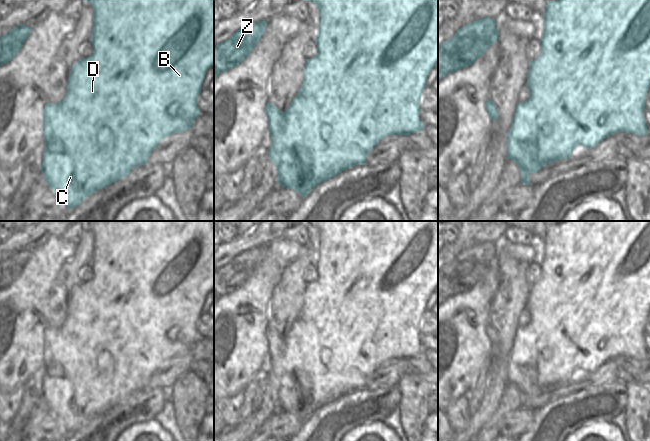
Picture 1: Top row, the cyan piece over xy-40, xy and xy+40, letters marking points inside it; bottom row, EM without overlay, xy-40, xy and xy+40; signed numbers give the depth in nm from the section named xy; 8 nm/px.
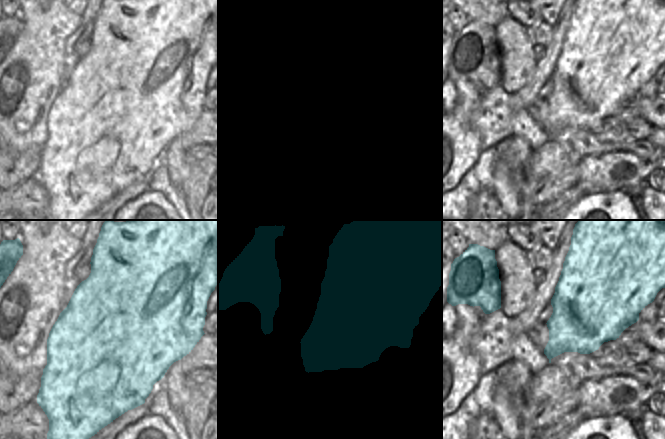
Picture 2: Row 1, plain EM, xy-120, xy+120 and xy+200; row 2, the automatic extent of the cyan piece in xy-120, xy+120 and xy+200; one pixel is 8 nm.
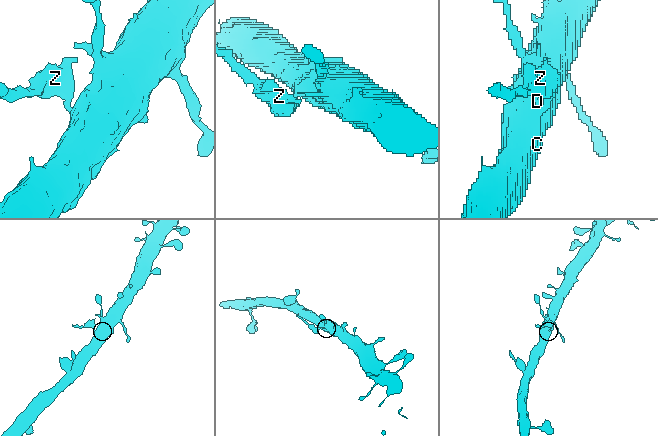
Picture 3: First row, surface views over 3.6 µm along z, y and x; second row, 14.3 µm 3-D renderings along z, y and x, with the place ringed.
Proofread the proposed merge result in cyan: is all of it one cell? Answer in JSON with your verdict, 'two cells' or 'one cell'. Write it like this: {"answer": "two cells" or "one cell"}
{"answer": "two cells"}

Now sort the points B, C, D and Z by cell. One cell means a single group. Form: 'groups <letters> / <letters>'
groups B C D / Z

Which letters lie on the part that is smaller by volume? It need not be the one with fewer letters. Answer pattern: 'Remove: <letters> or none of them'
Remove: Z

